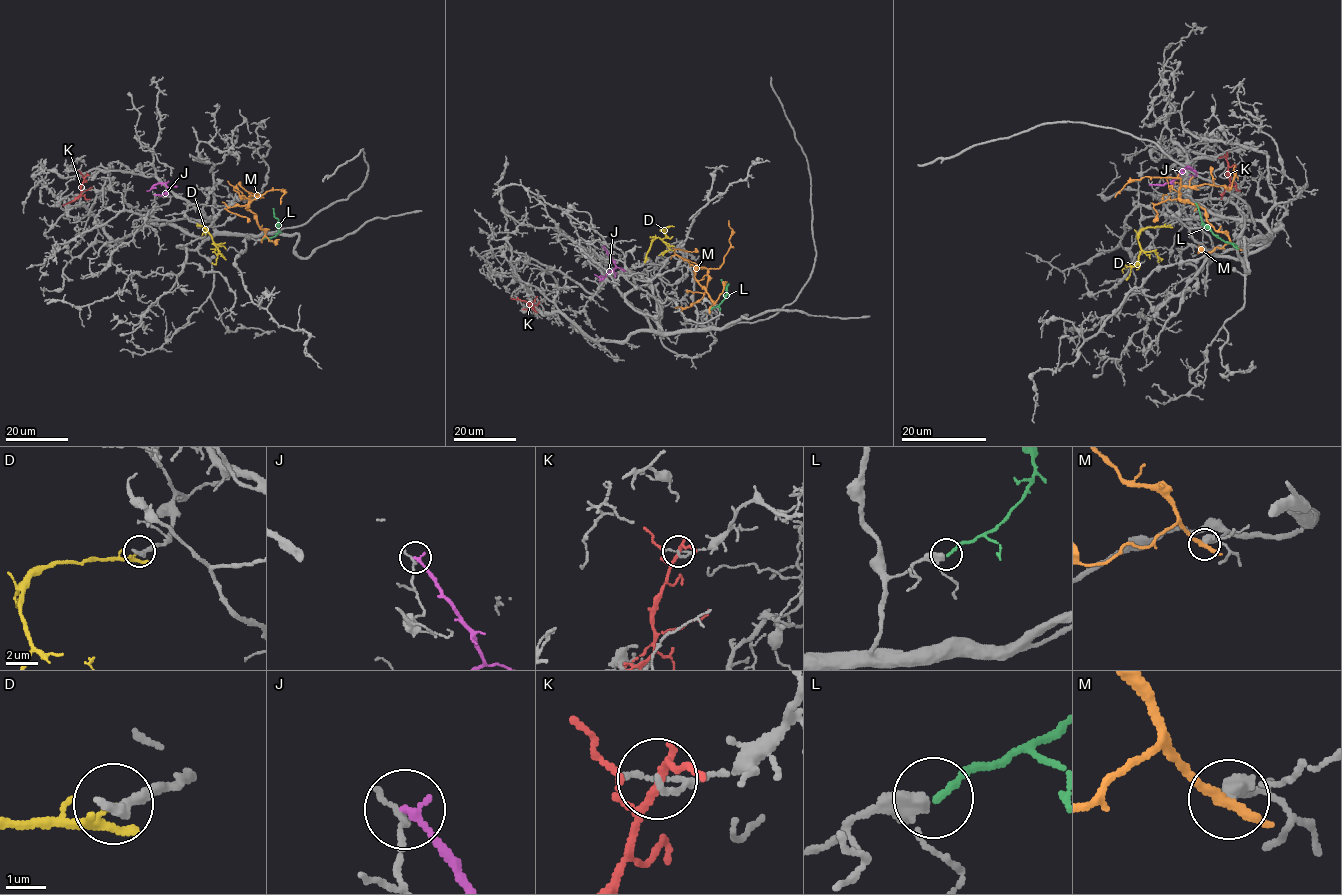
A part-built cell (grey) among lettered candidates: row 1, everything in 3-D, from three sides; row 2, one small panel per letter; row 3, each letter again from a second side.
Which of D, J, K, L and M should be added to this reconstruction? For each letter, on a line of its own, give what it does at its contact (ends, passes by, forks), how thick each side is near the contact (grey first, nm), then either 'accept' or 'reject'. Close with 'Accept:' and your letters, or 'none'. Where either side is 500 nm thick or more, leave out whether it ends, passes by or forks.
D: it forks; calibres 240 and 150 nm; reject
J: it ends; calibres 130 and 200 nm; reject
K: it forks; calibres 120 and 140 nm; reject
L: it ends; calibres 340 and 150 nm; accept
M: it ends; calibres 320 and 360 nm; reject
Accept: L

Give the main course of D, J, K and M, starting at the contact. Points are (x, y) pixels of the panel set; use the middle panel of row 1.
D: (646, 261), (651, 242), (665, 237), (667, 226), (674, 226)
J: (602, 247), (616, 267), (601, 279), (599, 276), (604, 276)
K: (534, 301), (529, 304), (510, 298)
M: (709, 310), (713, 302), (694, 276), (694, 270), (720, 267), (729, 247), (732, 230), (729, 220)

